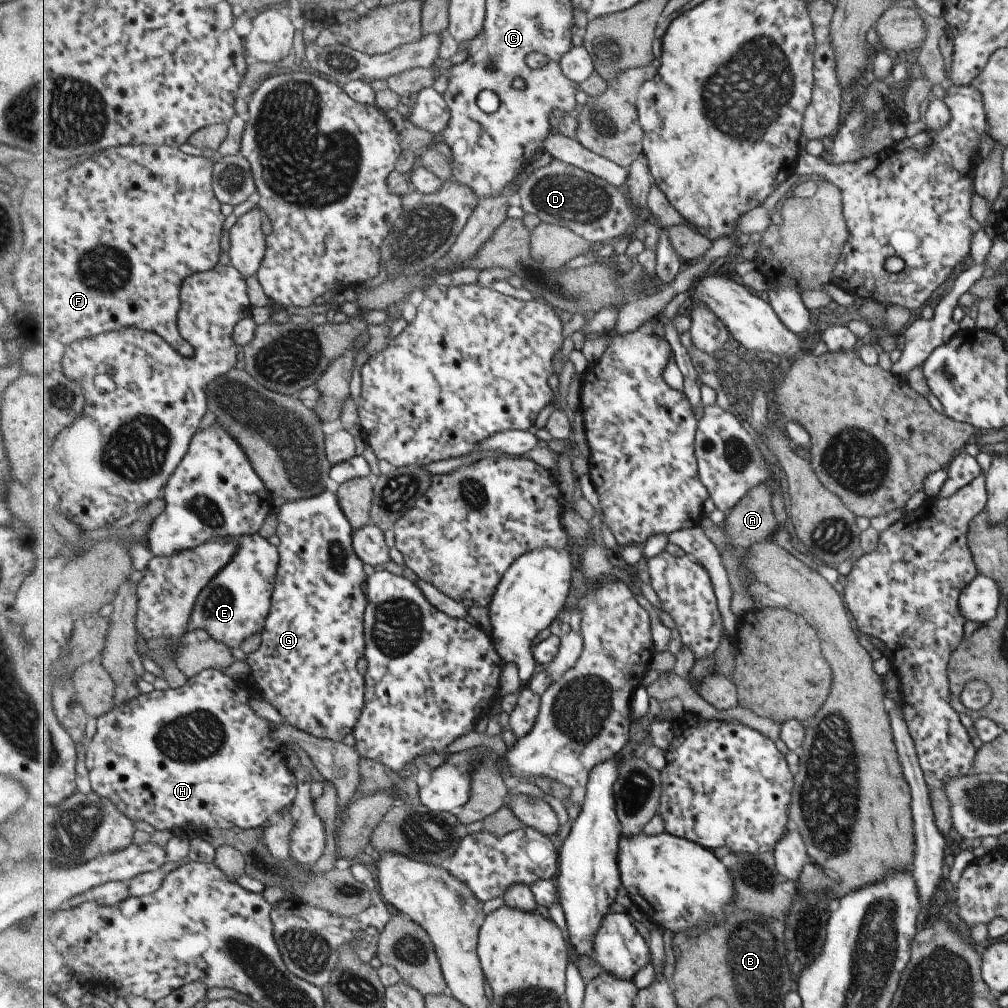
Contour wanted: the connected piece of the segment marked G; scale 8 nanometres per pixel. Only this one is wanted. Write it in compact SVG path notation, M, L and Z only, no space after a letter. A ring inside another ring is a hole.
M327 490L322 492L321 496L313 498L305 498L305 500L295 500L295 502L286 502L280 507L277 513L276 534L280 539L278 548L280 549L280 570L277 573L276 587L273 591L272 610L269 613L267 623L262 632L262 643L259 650L247 657L247 663L251 668L251 681L258 687L259 694L265 701L273 706L277 712L283 717L285 722L291 726L315 736L320 739L331 739L341 741L348 734L354 734L357 722L361 718L364 710L364 696L366 691L366 678L363 668L365 658L365 647L368 646L367 641L363 638L363 618L365 618L365 606L367 606L367 598L363 592L363 582L367 580L365 574L364 561L356 553L354 547L354 529L348 516L341 508L340 500L337 493Z

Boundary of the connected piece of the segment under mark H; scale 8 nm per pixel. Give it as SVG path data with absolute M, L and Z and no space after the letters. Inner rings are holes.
M207 669L197 674L197 676L188 679L181 687L141 693L139 696L135 696L131 702L115 706L111 712L97 719L97 730L89 743L85 766L89 772L91 789L99 794L99 796L103 796L103 798L113 802L133 822L137 820L148 822L157 831L165 830L165 832L174 832L178 835L187 826L192 828L197 837L200 837L201 835L205 835L207 830L211 828L223 830L238 826L242 830L247 830L263 826L267 820L272 821L283 808L287 808L289 804L293 804L296 800L298 793L297 778L295 778L295 774L288 765L286 757L287 746L283 742L277 742L271 736L275 723L261 718L251 708L249 698L252 698L254 695L249 687L249 683L235 680L227 676L227 674L223 674L220 670Z

